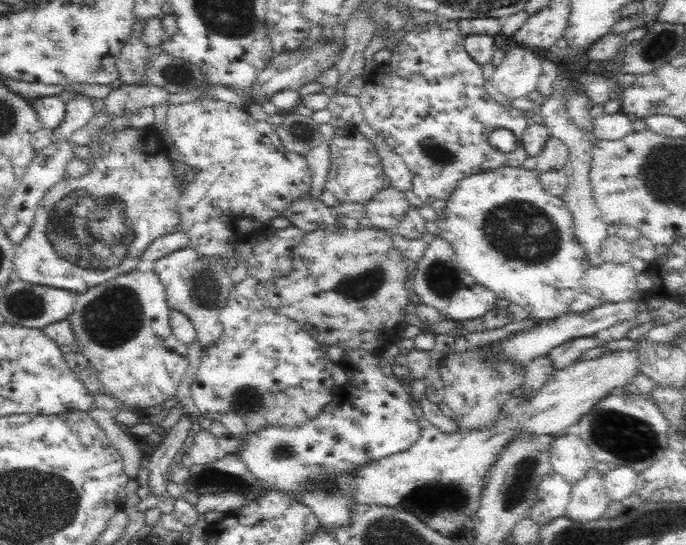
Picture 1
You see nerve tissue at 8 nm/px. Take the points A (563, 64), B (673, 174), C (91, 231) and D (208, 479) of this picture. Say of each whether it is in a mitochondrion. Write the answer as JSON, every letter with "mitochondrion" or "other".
{"A":"other","B":"mitochondrion","C":"mitochondrion","D":"mitochondrion"}

